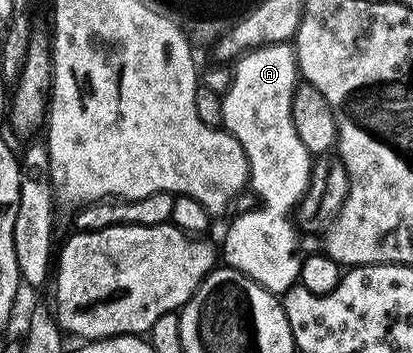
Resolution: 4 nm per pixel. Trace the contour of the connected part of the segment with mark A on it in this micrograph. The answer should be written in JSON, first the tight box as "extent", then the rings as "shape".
{"extent":[221,42,313,296],"shape":[[[290,42],[286,43],[265,43],[262,47],[254,47],[252,51],[244,51],[239,56],[233,67],[231,84],[229,89],[224,93],[223,97],[223,125],[222,130],[228,131],[238,143],[243,146],[243,152],[247,155],[247,169],[249,172],[250,190],[255,190],[255,195],[263,204],[255,207],[252,211],[247,211],[244,215],[239,215],[231,223],[231,228],[227,231],[227,236],[223,239],[223,247],[221,243],[221,259],[226,266],[237,269],[241,273],[245,273],[253,281],[257,281],[257,285],[261,285],[266,291],[271,291],[277,296],[285,294],[290,287],[299,283],[299,270],[304,261],[304,256],[299,255],[299,235],[295,232],[295,227],[291,224],[291,207],[295,207],[303,199],[303,194],[307,191],[307,186],[311,183],[311,163],[313,157],[305,149],[305,145],[301,145],[301,137],[297,137],[297,125],[293,121],[293,96],[295,96],[295,88],[299,86],[301,76],[299,73],[299,64],[295,62],[295,48]]]}

